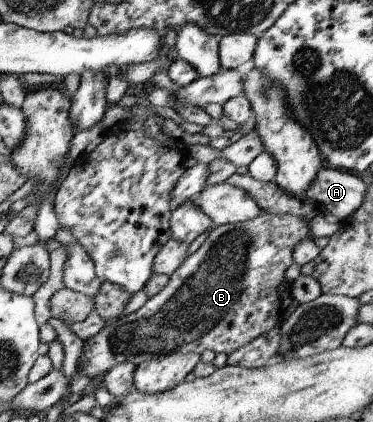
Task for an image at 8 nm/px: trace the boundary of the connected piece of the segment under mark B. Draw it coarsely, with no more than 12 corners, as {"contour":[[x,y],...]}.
{"contour":[[307,222],[216,226],[139,309],[82,341],[97,382],[175,350],[228,356],[284,316]]}

